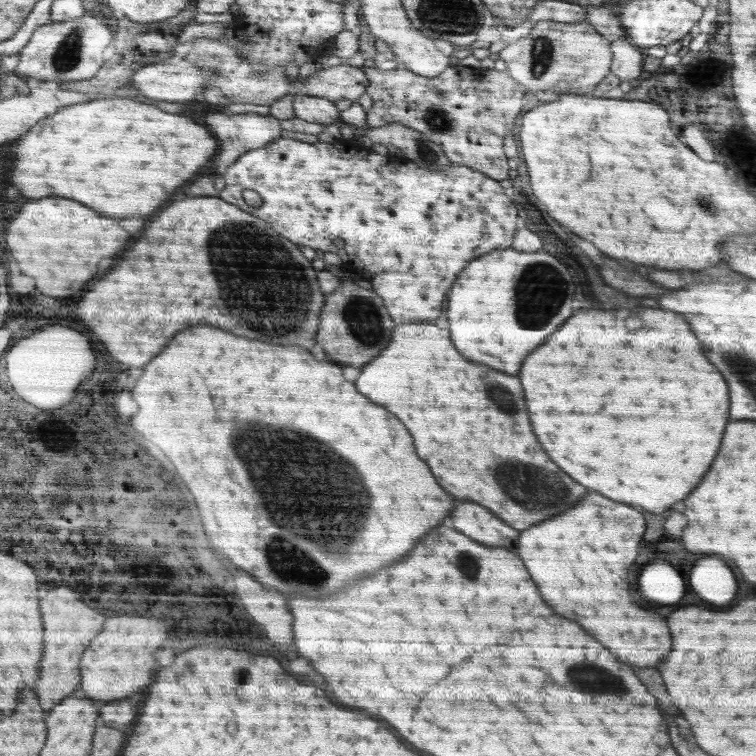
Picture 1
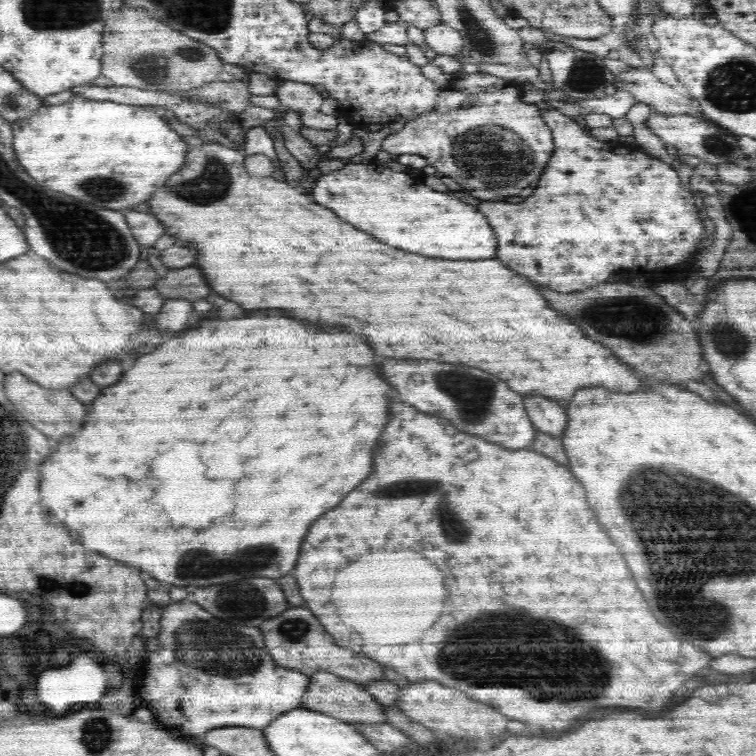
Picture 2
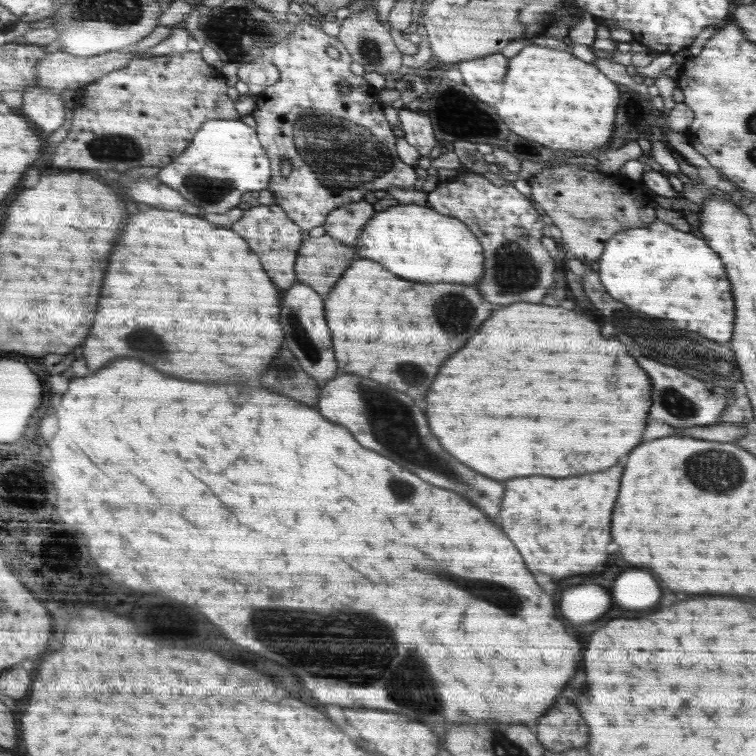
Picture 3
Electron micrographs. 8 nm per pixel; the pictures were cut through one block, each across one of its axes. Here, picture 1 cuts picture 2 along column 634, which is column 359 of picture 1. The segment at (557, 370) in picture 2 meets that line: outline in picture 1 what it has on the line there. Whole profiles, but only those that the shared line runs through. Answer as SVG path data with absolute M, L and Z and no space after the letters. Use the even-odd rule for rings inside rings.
M410 321L405 324L408 326L396 326L392 344L388 344L378 360L372 360L372 364L362 370L356 388L360 388L370 400L376 400L376 404L392 408L392 412L408 424L408 430L416 440L416 452L432 464L436 480L440 480L440 484L444 484L444 488L448 488L458 500L484 505L520 532L578 504L588 488L564 474L542 450L530 426L520 380L464 360L450 342L450 330L438 328L434 322Z

